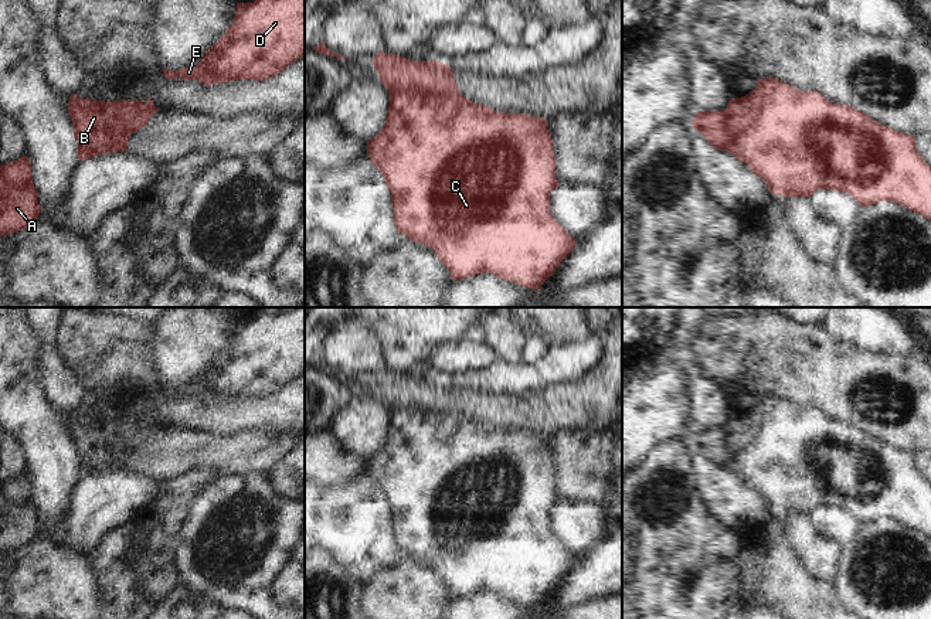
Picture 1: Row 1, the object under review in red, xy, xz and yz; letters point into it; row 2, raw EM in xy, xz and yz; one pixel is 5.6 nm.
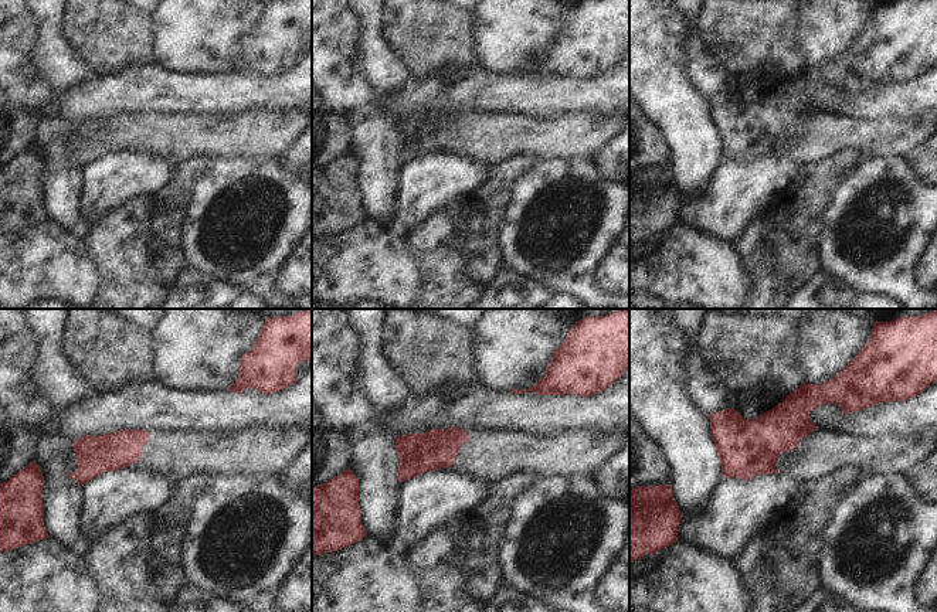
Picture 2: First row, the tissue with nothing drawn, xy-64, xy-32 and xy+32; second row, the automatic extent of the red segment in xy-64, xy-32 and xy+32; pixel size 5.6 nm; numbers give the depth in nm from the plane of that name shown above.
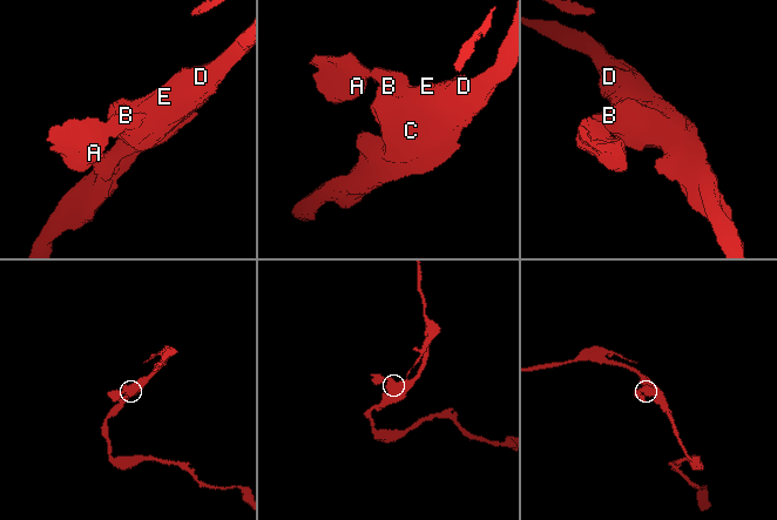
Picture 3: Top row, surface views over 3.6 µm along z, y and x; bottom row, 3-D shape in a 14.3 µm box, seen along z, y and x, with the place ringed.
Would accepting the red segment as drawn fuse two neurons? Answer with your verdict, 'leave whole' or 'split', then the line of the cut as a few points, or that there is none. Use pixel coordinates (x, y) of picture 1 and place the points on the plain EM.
split; cut xy (142, 442), (118, 438), (92, 470), (74, 444)

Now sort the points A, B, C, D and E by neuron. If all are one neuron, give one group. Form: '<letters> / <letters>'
A / B C D E

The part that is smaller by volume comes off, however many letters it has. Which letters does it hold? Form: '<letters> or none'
A

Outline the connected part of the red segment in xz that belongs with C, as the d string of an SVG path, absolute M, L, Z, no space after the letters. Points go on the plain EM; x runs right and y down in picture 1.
M401 408L390 415L385 442L367 460L367 472L391 510L397 548L429 564L453 599L487 589L540 608L575 564L577 555L550 528L550 511L561 499L555 494L553 458L544 435L500 431L465 414L434 416Z

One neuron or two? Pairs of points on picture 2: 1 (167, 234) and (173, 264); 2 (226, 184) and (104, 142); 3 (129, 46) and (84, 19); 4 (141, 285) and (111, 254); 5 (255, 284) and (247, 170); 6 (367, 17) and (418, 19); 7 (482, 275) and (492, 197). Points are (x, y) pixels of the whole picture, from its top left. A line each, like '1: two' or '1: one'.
1: one
2: two
3: one
4: one
5: one
6: two
7: one

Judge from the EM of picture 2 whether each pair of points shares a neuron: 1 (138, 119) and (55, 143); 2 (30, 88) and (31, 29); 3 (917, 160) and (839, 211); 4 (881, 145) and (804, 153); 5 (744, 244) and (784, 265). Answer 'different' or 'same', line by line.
1: different
2: same
3: different
4: same
5: different

